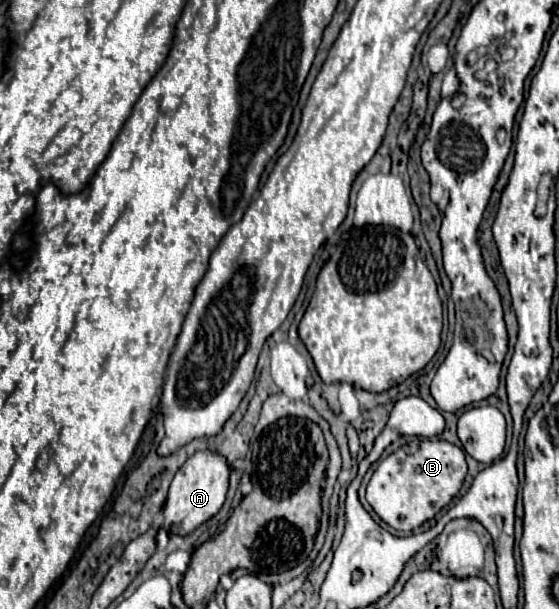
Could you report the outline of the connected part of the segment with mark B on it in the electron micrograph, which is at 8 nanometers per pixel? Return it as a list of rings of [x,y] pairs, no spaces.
[[[419,439],[391,453],[375,469],[367,483],[367,501],[373,511],[397,531],[413,531],[431,521],[459,493],[467,475],[467,461],[461,447],[441,439]]]

